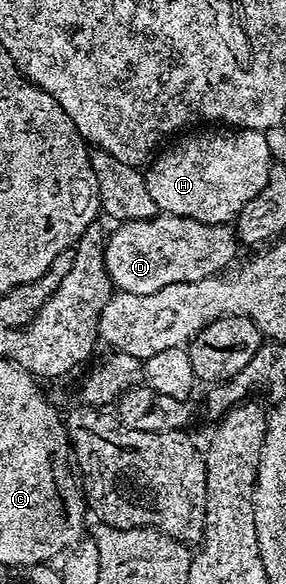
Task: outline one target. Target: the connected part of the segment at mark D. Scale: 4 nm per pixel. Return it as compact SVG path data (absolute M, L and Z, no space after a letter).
M159 214L151 220L117 223L113 228L104 242L106 270L113 285L130 294L154 294L154 290L162 290L162 286L220 276L238 249L235 227L207 224L181 216Z

